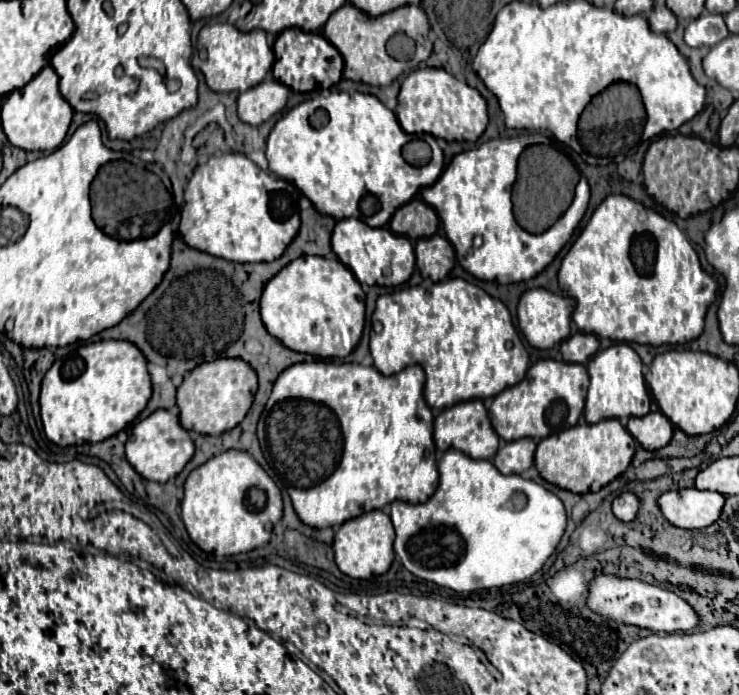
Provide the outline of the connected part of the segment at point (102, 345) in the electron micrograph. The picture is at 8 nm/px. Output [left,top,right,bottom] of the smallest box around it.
[40,341,152,447]

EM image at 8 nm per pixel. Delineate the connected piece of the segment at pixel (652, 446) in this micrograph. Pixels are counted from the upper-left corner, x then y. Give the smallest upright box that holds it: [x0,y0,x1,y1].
[628,411,672,451]

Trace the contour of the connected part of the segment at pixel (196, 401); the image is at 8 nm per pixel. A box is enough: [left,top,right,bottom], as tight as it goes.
[178,359,256,435]

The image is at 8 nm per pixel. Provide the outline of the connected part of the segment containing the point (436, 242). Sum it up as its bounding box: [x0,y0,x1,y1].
[414,235,456,281]

